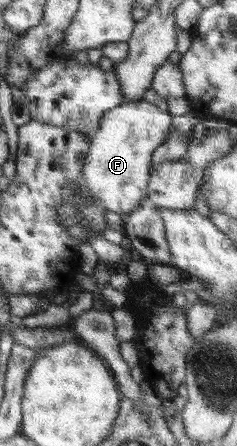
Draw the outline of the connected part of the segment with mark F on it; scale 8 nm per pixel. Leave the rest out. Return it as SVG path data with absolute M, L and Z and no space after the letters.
M142 99L122 103L103 113L100 126L90 138L90 146L82 166L82 188L102 203L107 211L123 216L139 208L147 201L148 180L152 166L152 154L168 140L172 131L172 116L158 106Z

